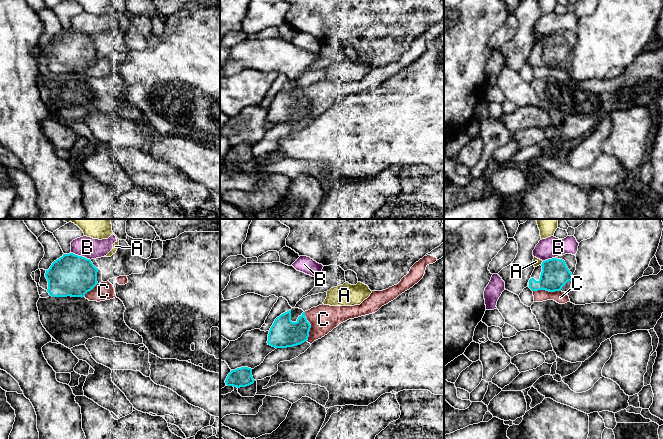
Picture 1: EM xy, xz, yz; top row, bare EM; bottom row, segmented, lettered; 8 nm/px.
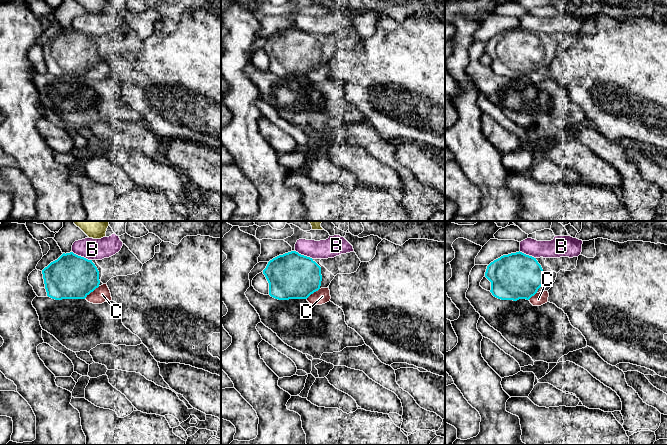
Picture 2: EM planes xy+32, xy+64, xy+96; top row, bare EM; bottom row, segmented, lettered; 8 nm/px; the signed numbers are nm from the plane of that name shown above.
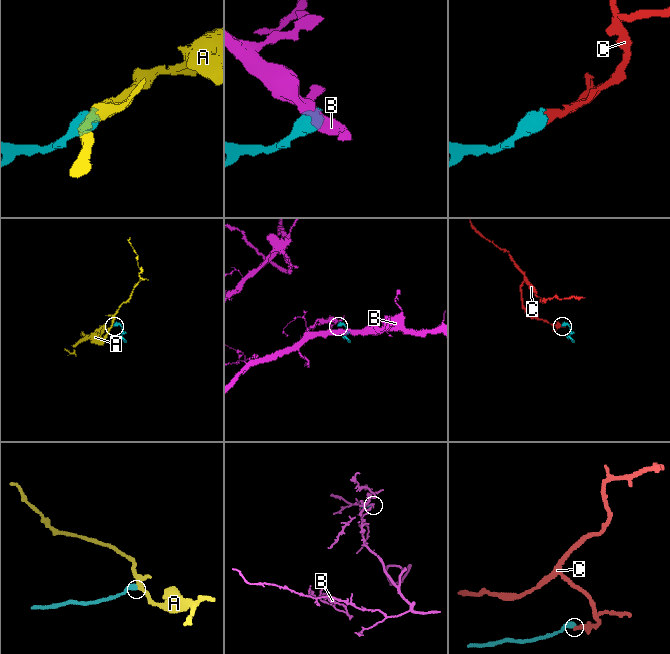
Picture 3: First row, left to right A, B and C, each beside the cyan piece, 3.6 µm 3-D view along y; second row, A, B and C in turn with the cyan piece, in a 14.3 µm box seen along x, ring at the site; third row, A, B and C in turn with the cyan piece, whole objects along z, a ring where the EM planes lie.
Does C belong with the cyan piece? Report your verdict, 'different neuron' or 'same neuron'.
different neuron

